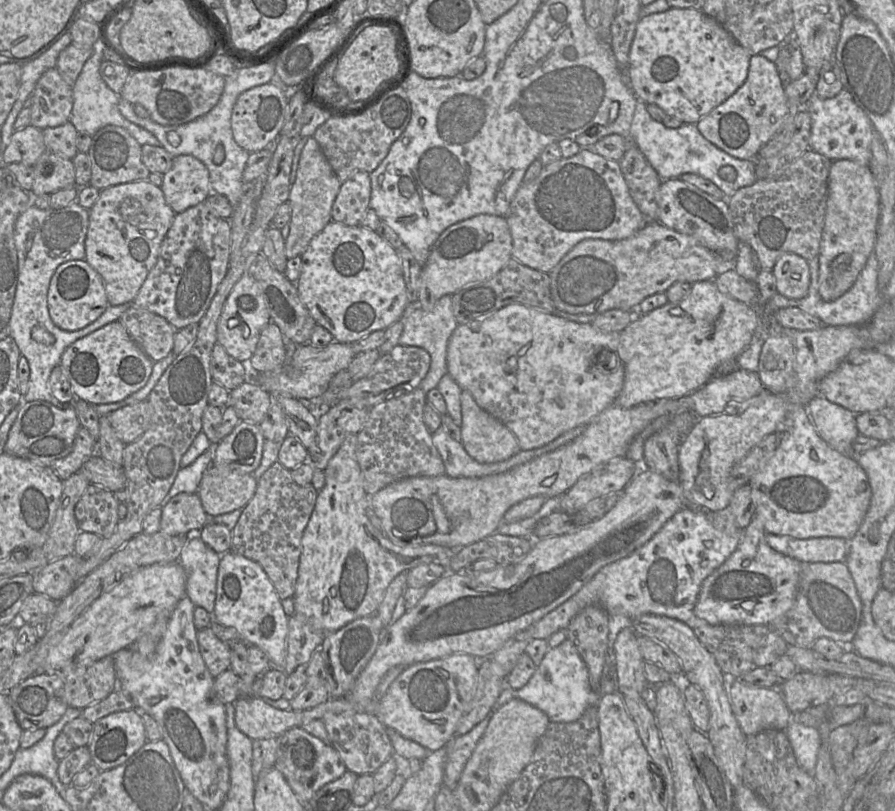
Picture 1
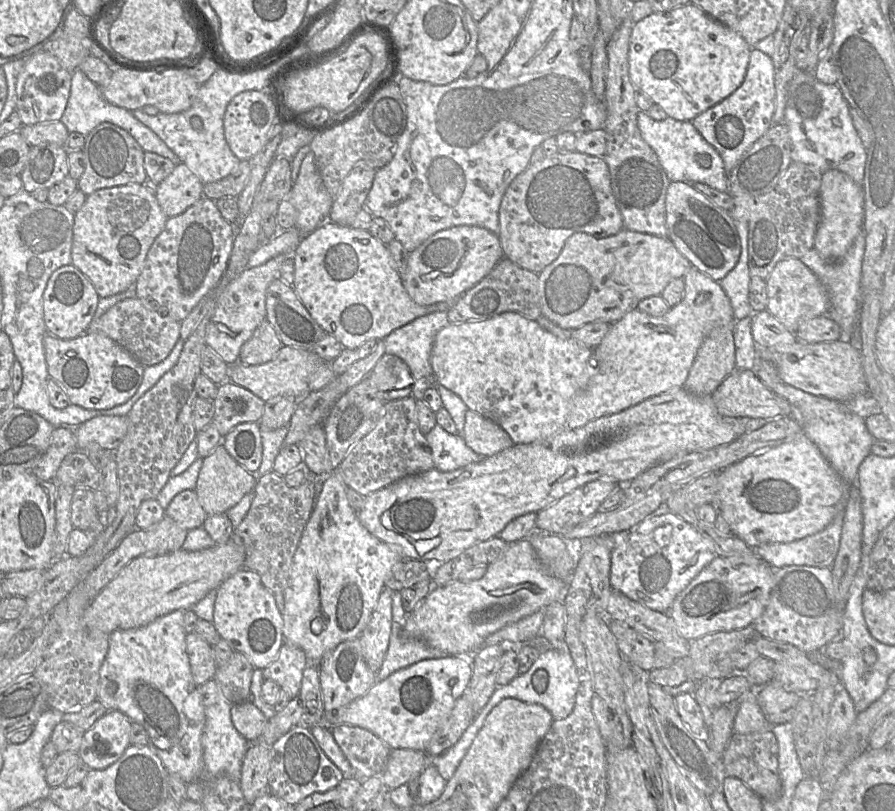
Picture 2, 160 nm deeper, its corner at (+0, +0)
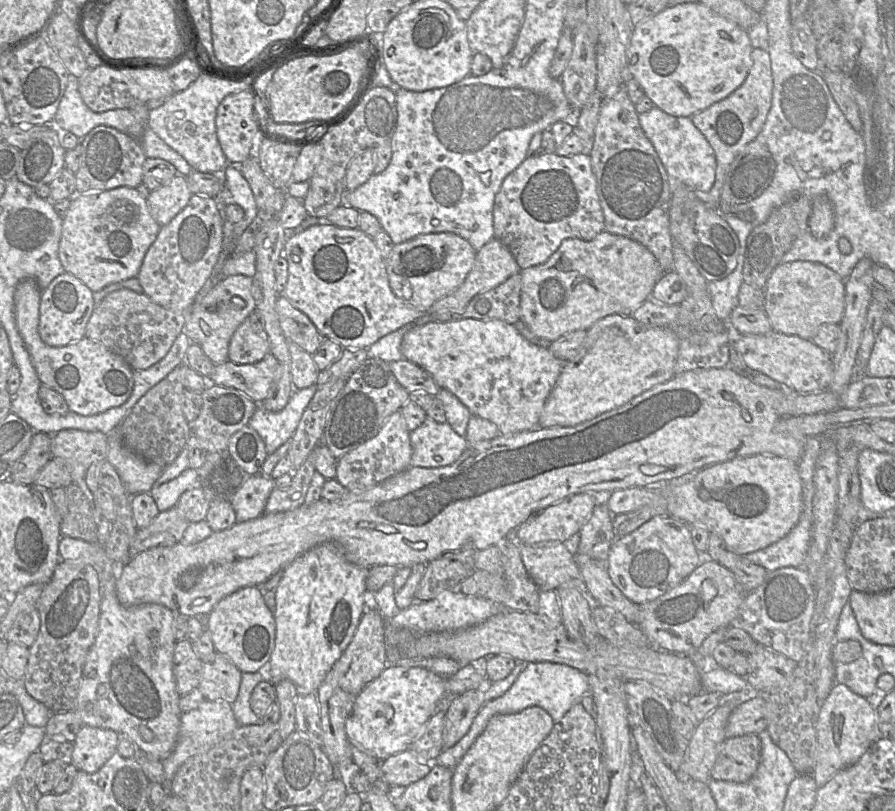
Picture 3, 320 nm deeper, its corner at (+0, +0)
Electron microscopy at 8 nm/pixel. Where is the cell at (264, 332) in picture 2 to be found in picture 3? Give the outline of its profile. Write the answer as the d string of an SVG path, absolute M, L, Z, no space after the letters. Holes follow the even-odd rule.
M257 311L249 314L232 334L228 347L228 360L237 364L253 364L270 353L270 345L261 316Z

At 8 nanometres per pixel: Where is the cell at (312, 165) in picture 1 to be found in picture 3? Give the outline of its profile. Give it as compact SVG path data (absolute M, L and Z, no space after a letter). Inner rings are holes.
M232 275L221 277L207 294L196 300L186 312L183 332L190 342L197 343L214 363L220 364L228 360L228 347L232 334L243 320L256 311L256 304L261 299L261 291L253 277Z

